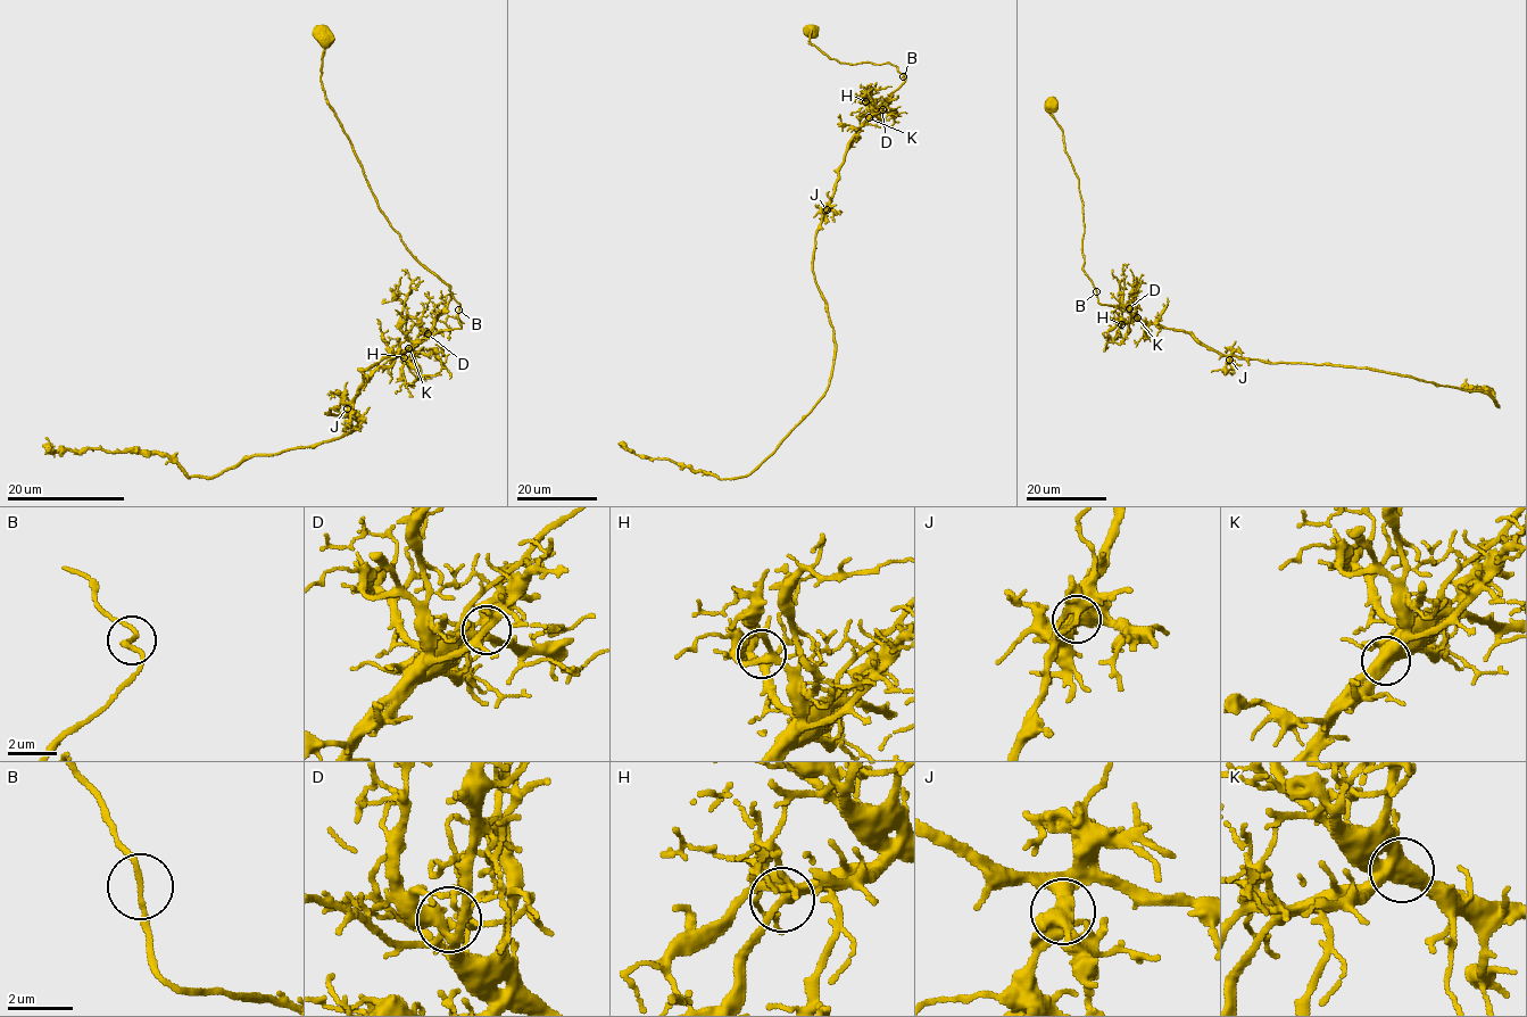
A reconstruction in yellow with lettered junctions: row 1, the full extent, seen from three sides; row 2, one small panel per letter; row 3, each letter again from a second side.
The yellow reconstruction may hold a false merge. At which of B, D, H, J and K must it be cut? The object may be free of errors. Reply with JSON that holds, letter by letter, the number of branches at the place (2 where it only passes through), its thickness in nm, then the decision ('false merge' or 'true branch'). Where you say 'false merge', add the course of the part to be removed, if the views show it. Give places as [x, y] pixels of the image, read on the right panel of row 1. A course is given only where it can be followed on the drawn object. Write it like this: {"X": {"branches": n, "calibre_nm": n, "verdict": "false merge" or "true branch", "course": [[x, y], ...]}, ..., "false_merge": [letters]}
{"B": {"branches": 2, "calibre_nm": 160, "verdict": "true branch"}, "D": {"branches": 6, "calibre_nm": 360, "verdict": "true branch"}, "H": {"branches": 3, "calibre_nm": 200, "verdict": "true branch"}, "J": {"branches": 3, "calibre_nm": 440, "verdict": "true branch"}, "K": {"branches": 3, "calibre_nm": 500, "verdict": "true branch"}, "false_merge": []}

